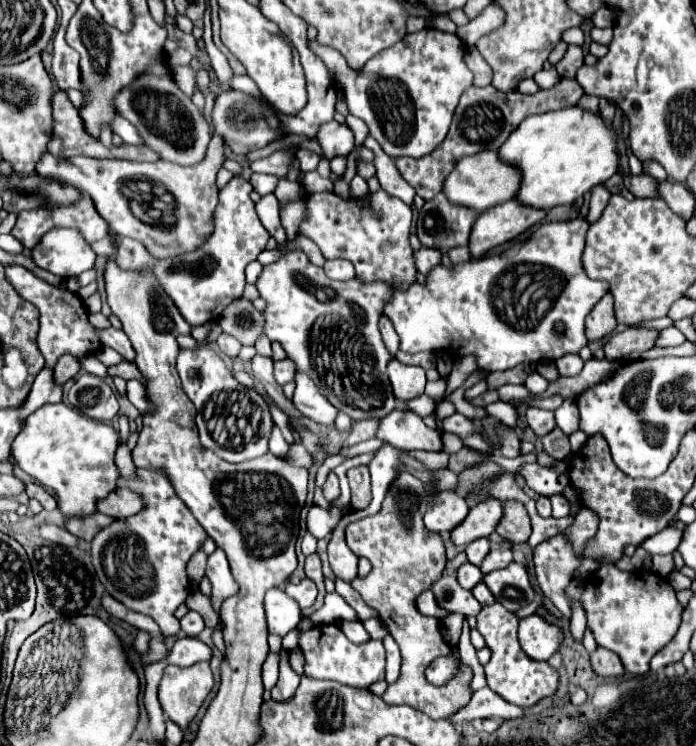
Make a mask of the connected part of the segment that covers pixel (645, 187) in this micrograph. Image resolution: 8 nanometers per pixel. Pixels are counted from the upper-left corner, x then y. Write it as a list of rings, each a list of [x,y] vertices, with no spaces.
[[[624,175],[624,185],[636,197],[658,197],[656,179],[652,179],[650,175]]]

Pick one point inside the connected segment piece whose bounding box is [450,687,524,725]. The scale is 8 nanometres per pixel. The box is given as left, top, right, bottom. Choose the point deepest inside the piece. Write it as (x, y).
(485, 703)

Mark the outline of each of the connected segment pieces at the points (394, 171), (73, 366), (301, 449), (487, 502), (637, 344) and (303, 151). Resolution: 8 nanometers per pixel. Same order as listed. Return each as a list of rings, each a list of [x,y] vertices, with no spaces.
[[[370,135],[366,137],[364,141],[364,147],[368,147],[372,153],[374,153],[374,165],[376,165],[376,171],[378,171],[378,181],[382,185],[384,191],[388,191],[390,195],[396,195],[398,199],[402,199],[404,203],[412,205],[412,199],[416,195],[416,191],[402,179],[398,167],[394,165],[394,161],[384,155],[384,151],[378,147],[376,139],[372,139]]]
[[[62,355],[60,357],[60,363],[56,363],[54,367],[54,383],[58,385],[64,385],[66,381],[74,379],[80,371],[80,365],[76,359],[72,359],[72,355]]]
[[[292,443],[290,445],[290,451],[288,455],[284,457],[292,467],[304,467],[304,469],[310,469],[314,465],[314,459],[312,455],[306,451],[306,447],[302,443]]]
[[[488,497],[472,505],[464,523],[452,529],[452,541],[456,545],[468,545],[474,539],[490,537],[490,533],[494,533],[502,515],[504,515],[504,507],[502,507],[502,501],[496,497]]]
[[[628,327],[608,339],[604,345],[604,355],[606,359],[622,359],[630,353],[642,353],[648,351],[654,345],[654,339],[658,337],[658,331],[654,329],[636,329]]]
[[[300,147],[298,153],[296,153],[296,157],[300,159],[302,171],[314,171],[316,165],[318,165],[318,161],[320,161],[320,155],[314,153],[314,151],[310,151],[308,147]]]

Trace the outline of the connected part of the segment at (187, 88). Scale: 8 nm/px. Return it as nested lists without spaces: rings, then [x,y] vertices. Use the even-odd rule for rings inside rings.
[[[186,65],[186,67],[174,67],[174,71],[176,71],[176,83],[178,83],[178,87],[188,95],[188,97],[192,97],[194,95],[194,79],[192,79],[192,67],[190,65]]]

